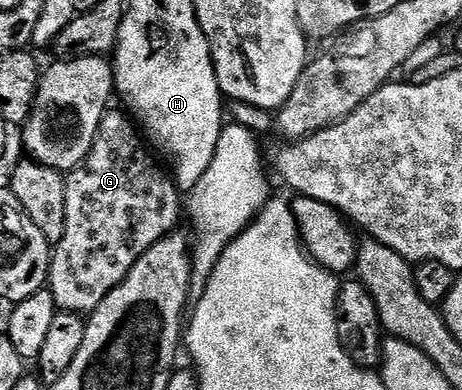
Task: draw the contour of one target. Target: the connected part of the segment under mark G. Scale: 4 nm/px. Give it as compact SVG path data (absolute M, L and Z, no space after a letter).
M115 108L105 113L86 160L64 179L66 232L51 251L46 286L51 290L57 307L69 314L91 315L98 304L102 304L102 300L106 300L106 296L126 280L141 256L179 227L176 225L180 222L180 214L182 218L181 191L166 170L164 175L163 168L152 159L153 151L138 133L133 119L127 113L121 113Z

